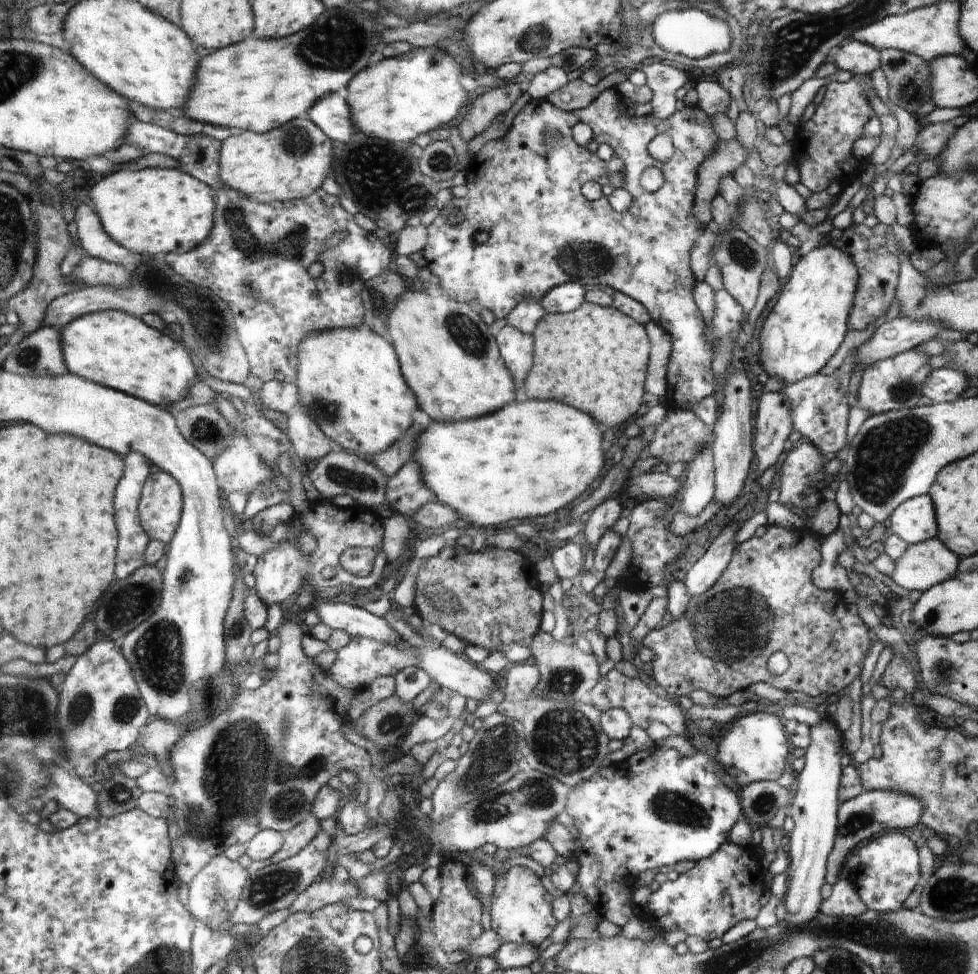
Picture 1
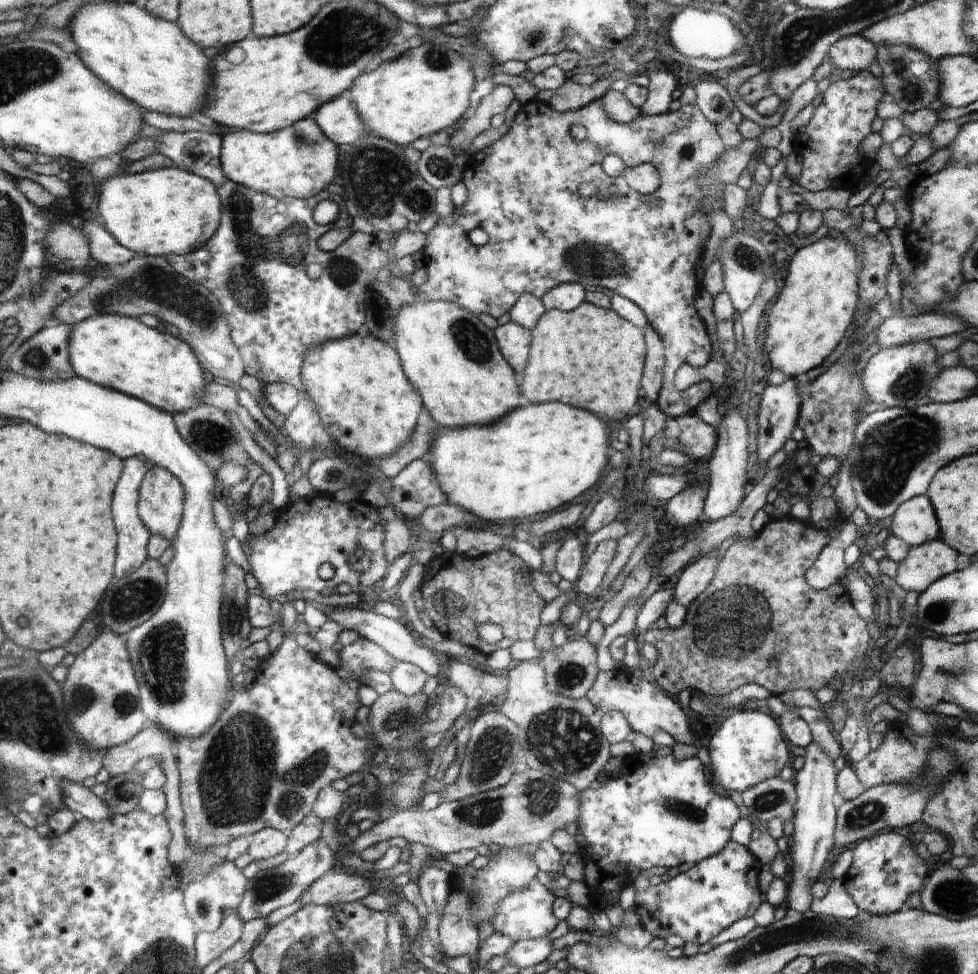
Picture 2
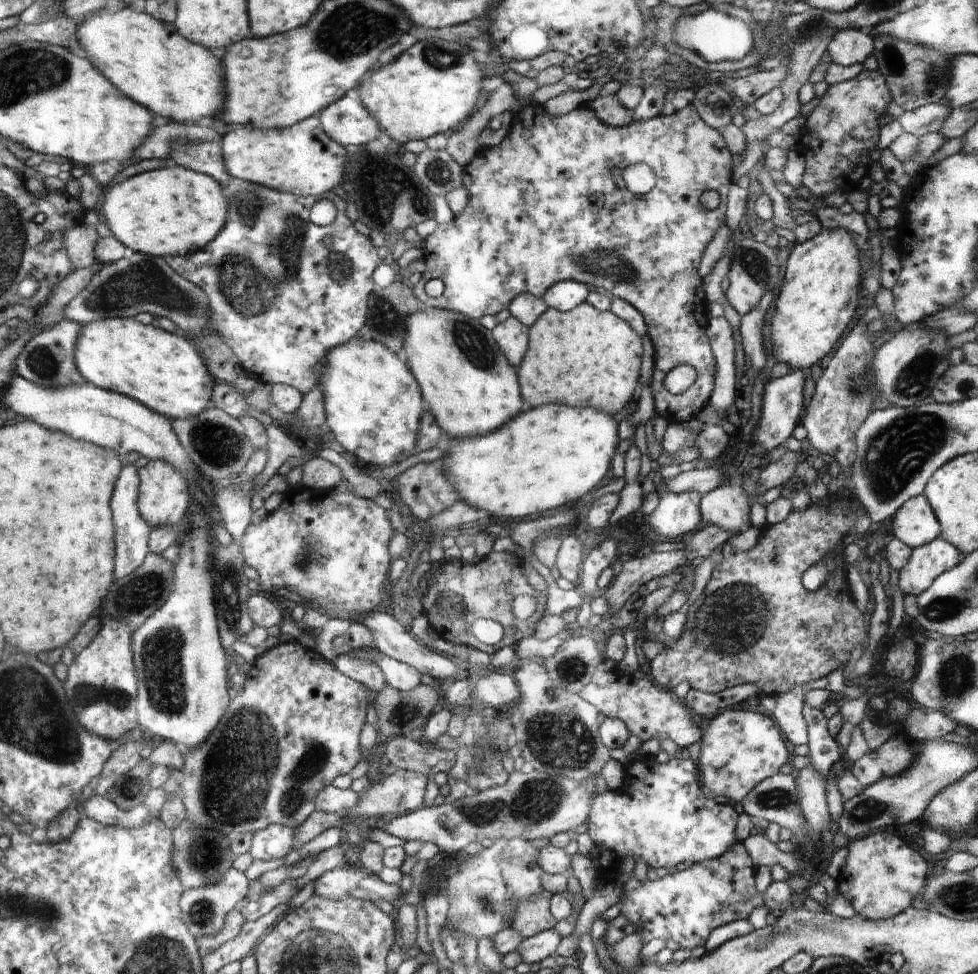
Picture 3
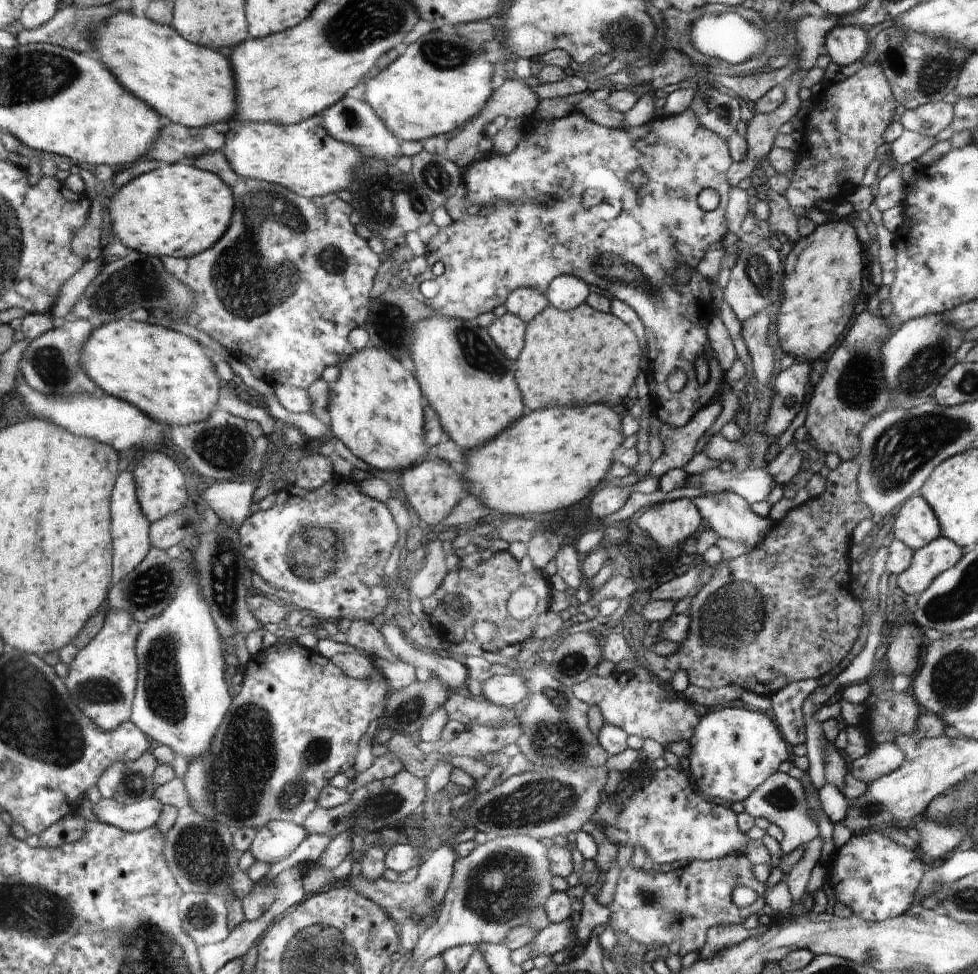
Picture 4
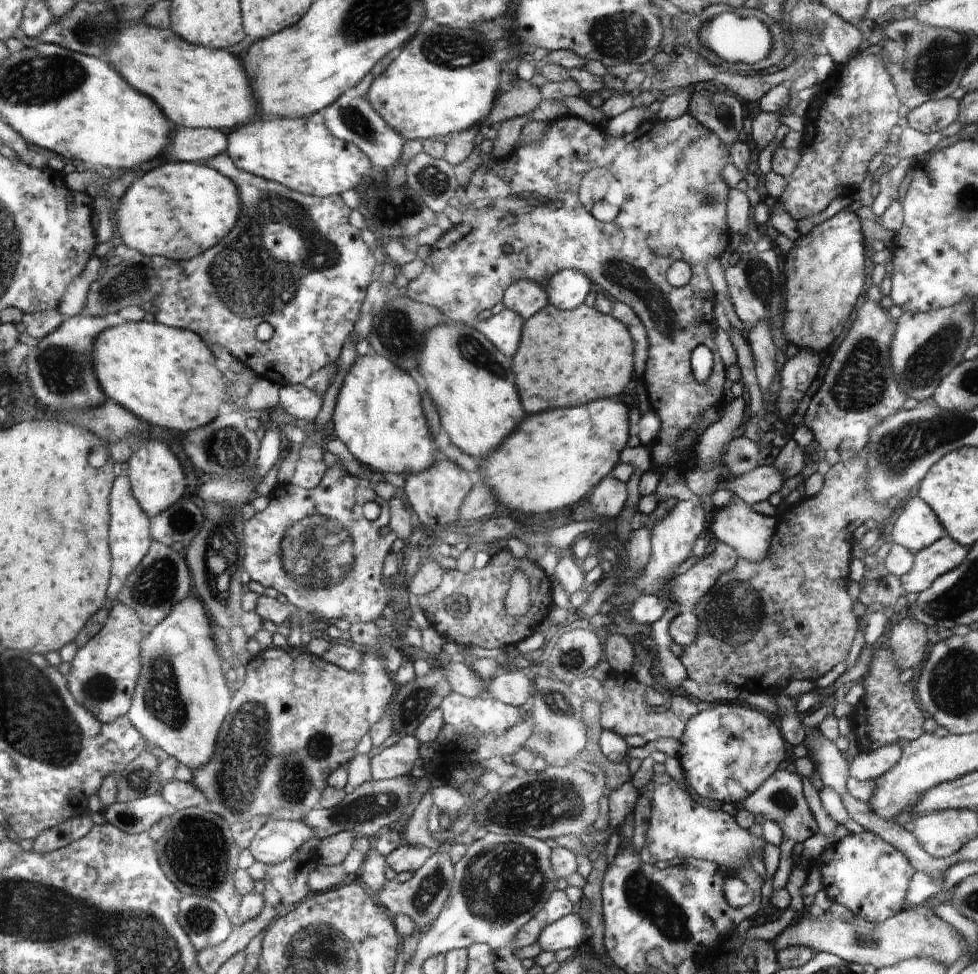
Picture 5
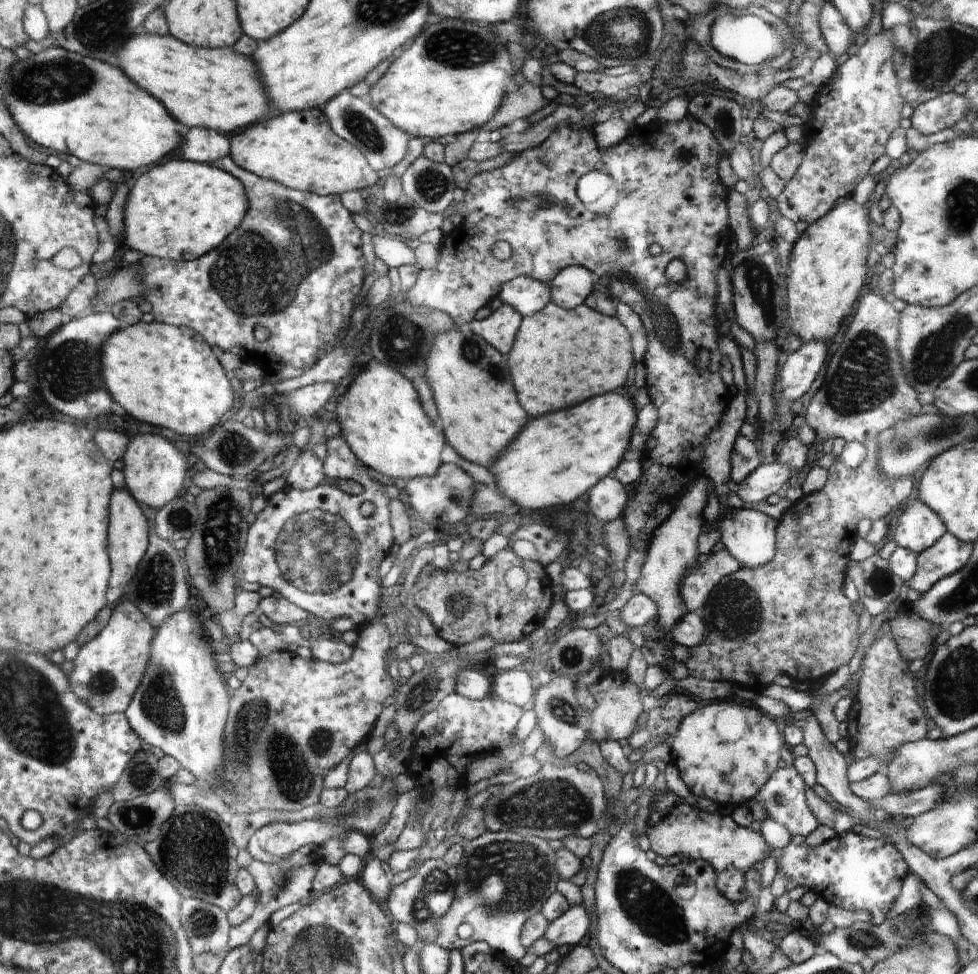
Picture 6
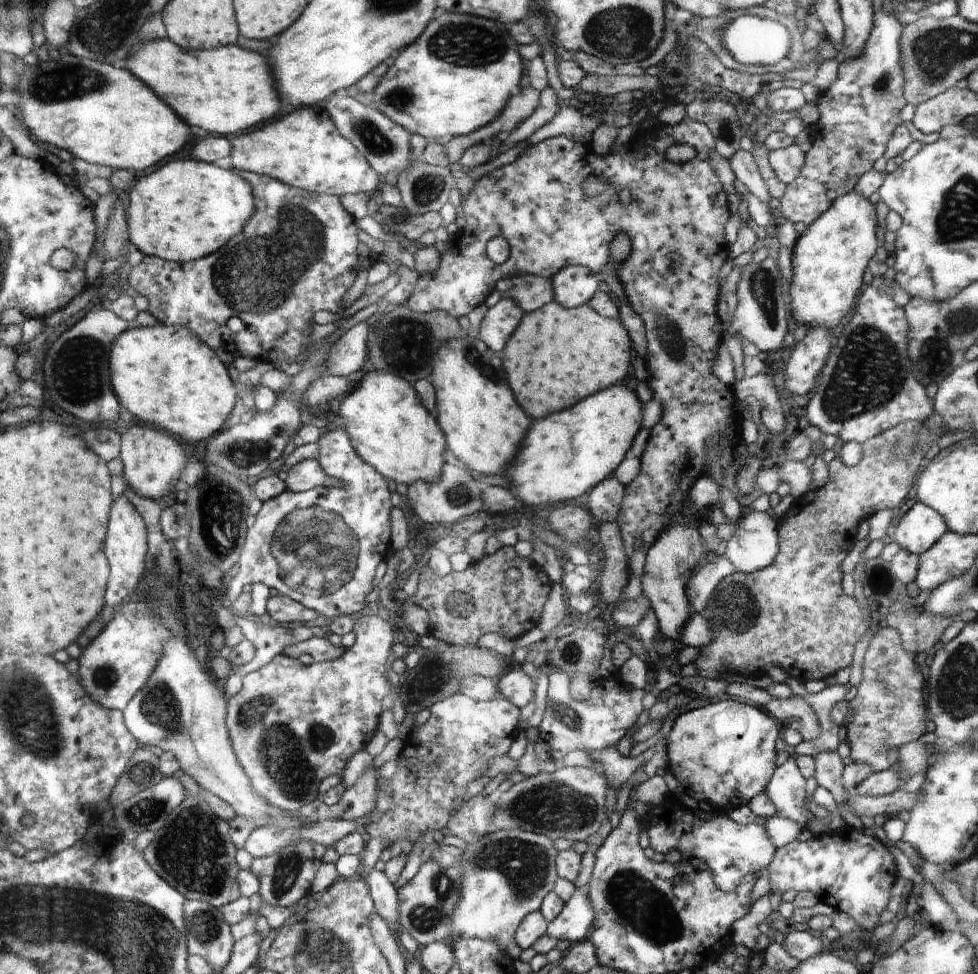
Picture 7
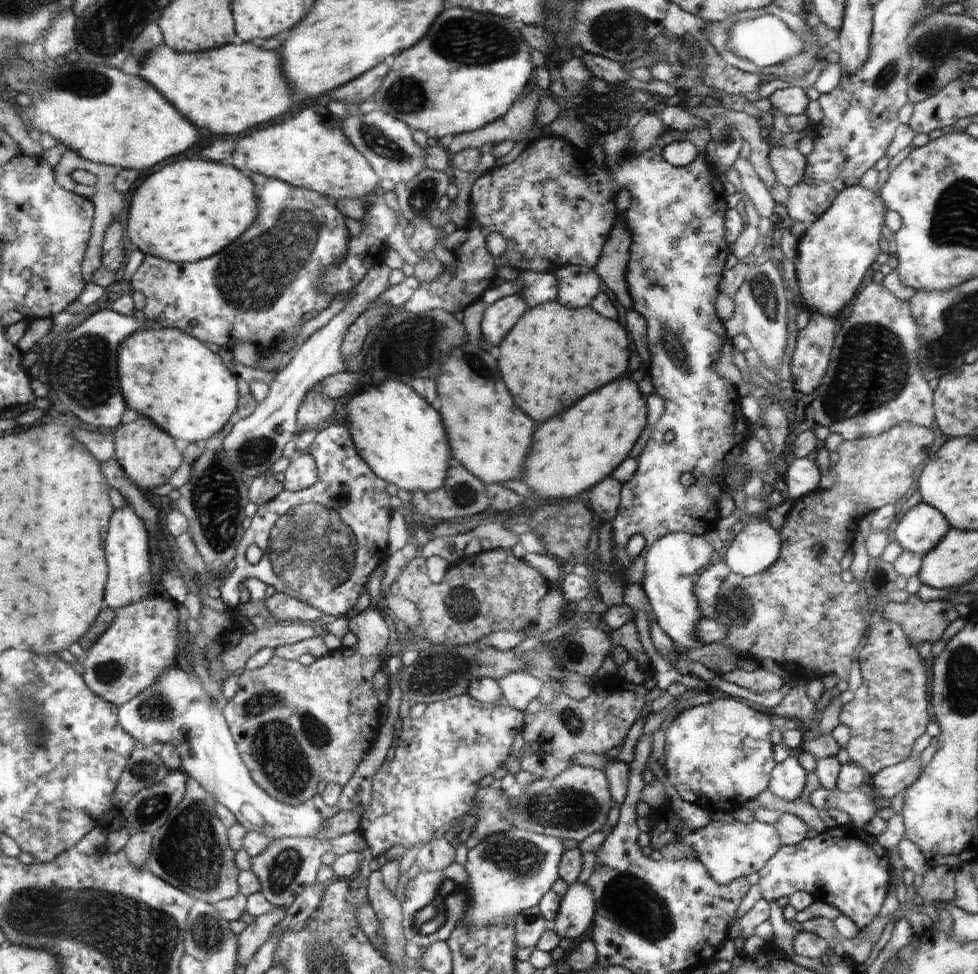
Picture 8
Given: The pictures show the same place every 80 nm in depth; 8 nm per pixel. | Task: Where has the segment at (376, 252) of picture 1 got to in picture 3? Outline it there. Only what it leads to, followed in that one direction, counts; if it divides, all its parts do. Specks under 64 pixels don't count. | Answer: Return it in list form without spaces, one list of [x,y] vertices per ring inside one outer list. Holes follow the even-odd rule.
[[[184,141],[183,143],[174,143],[172,146],[172,152],[170,152],[172,160],[178,164],[178,166],[186,166],[190,170],[198,170],[202,174],[216,174],[218,182],[222,182],[222,190],[225,193],[225,197],[228,199],[228,217],[226,217],[226,230],[222,230],[222,234],[218,234],[218,238],[214,238],[214,242],[210,246],[206,246],[206,250],[200,250],[198,254],[186,254],[186,256],[176,256],[174,260],[170,258],[170,266],[177,272],[183,279],[193,282],[196,286],[202,288],[209,298],[209,305],[212,309],[212,323],[211,327],[217,330],[217,333],[221,336],[223,341],[234,351],[234,354],[238,357],[239,364],[242,369],[258,383],[274,384],[284,383],[301,391],[303,395],[309,393],[314,387],[317,386],[317,378],[319,377],[319,368],[325,363],[325,356],[329,353],[329,350],[336,349],[337,346],[345,345],[350,338],[354,338],[358,334],[358,330],[364,326],[364,322],[368,320],[369,312],[369,297],[372,296],[372,272],[378,268],[378,264],[382,262],[380,256],[376,254],[372,242],[366,238],[363,234],[360,234],[355,229],[353,222],[348,219],[346,215],[346,203],[347,200],[336,195],[332,190],[328,193],[321,194],[321,196],[301,197],[292,193],[283,193],[282,191],[272,190],[263,187],[259,184],[254,184],[242,179],[234,178],[233,175],[226,170],[225,161],[221,157],[221,143],[218,141],[200,141],[197,143],[189,143]],[[320,199],[328,199],[336,204],[338,209],[337,217],[332,221],[332,224],[328,226],[316,226],[310,222],[311,208]],[[332,236],[334,242],[332,246],[324,245],[324,238]]]

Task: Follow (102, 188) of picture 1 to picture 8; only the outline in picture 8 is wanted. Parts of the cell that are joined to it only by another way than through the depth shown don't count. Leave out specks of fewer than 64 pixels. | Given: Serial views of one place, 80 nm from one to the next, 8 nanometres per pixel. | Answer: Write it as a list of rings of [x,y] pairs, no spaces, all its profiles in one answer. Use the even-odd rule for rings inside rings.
[[[176,160],[150,174],[128,200],[125,234],[145,255],[195,263],[226,248],[260,214],[256,186],[240,170],[206,160]]]

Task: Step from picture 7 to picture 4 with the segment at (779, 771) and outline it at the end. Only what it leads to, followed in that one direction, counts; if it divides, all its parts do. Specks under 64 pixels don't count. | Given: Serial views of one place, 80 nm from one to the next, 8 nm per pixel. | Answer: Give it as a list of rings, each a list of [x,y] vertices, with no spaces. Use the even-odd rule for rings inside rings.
[[[774,772],[742,802],[742,805],[743,810],[752,818],[765,818],[770,825],[774,824],[782,830],[784,837],[780,842],[780,847],[782,846],[784,855],[792,853],[798,846],[805,846],[810,840],[820,835],[819,826],[812,816],[811,804],[803,784],[789,774]]]

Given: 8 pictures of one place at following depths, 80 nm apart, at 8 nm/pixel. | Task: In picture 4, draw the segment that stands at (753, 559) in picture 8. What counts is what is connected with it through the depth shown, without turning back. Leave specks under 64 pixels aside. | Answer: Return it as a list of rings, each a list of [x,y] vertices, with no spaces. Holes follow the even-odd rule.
[[[734,492],[715,493],[714,497],[700,496],[692,499],[692,502],[702,514],[708,528],[714,530],[719,538],[732,540],[732,542],[742,542],[754,547],[764,540],[774,526],[774,522],[769,517],[756,516],[748,502]]]

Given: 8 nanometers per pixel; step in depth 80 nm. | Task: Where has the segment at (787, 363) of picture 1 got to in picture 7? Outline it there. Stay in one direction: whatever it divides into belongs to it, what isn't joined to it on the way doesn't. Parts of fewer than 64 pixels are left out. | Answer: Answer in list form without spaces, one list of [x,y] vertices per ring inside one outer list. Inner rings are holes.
[[[854,191],[838,196],[826,213],[807,226],[794,246],[792,276],[787,279],[792,316],[798,323],[836,328],[844,316],[852,313],[868,262],[879,245],[876,228],[876,198],[864,198]]]

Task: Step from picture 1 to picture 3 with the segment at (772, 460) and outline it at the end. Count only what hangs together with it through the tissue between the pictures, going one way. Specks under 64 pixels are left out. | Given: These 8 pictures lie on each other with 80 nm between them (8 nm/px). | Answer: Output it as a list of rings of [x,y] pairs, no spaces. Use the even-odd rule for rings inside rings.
[[[800,369],[790,370],[782,378],[773,379],[764,383],[764,395],[761,410],[761,420],[759,422],[759,433],[756,444],[760,450],[774,450],[792,436],[792,431],[796,428],[798,418],[803,412],[803,388],[805,377]]]

